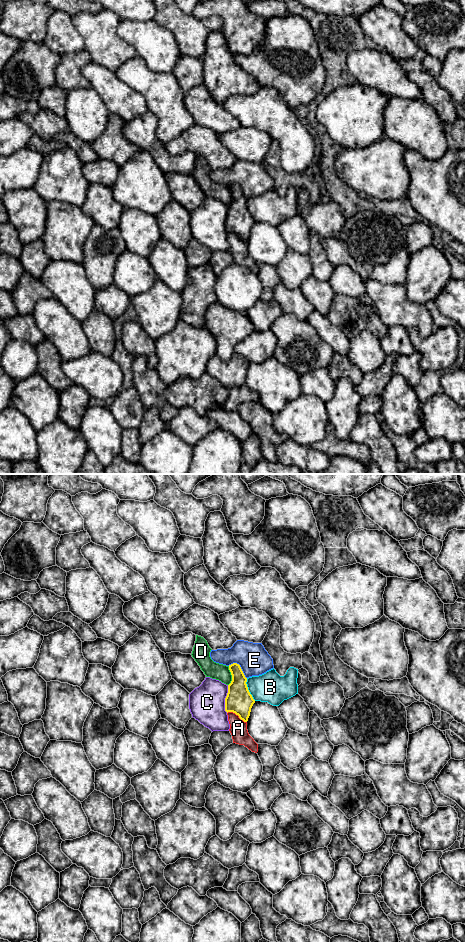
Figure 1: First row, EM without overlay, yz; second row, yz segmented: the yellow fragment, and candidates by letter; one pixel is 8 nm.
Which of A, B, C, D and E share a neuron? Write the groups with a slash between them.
A / B / C / D / E

